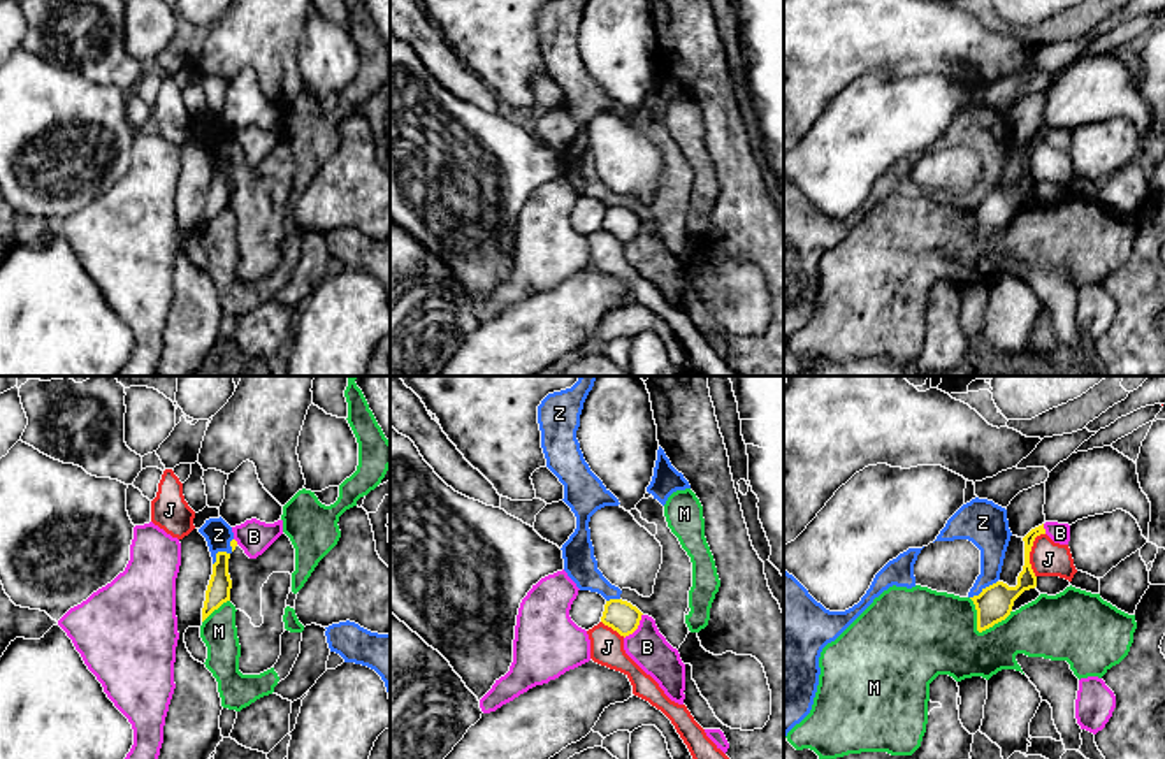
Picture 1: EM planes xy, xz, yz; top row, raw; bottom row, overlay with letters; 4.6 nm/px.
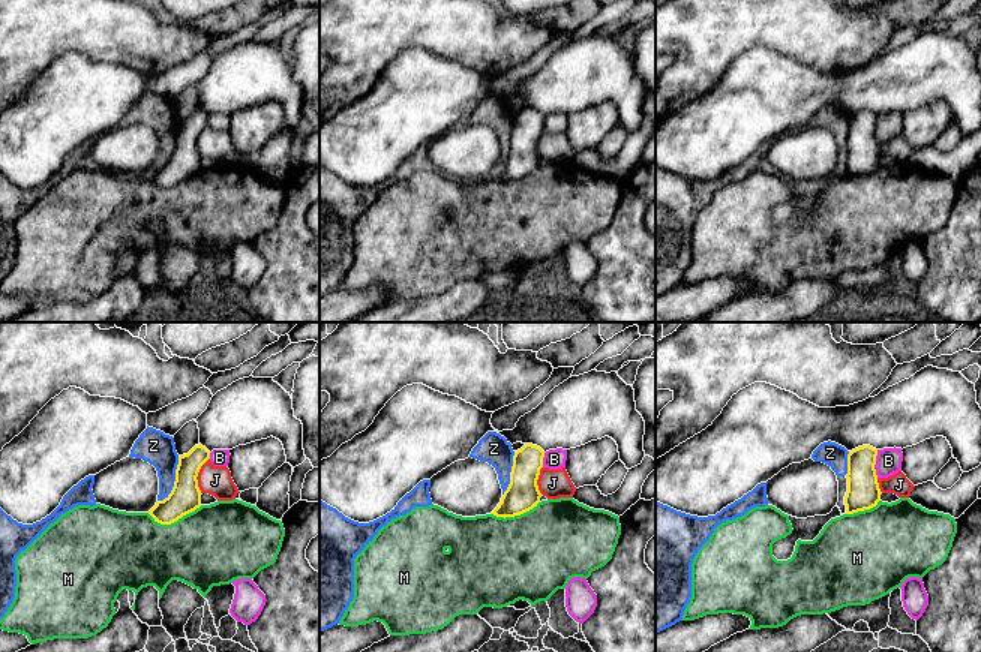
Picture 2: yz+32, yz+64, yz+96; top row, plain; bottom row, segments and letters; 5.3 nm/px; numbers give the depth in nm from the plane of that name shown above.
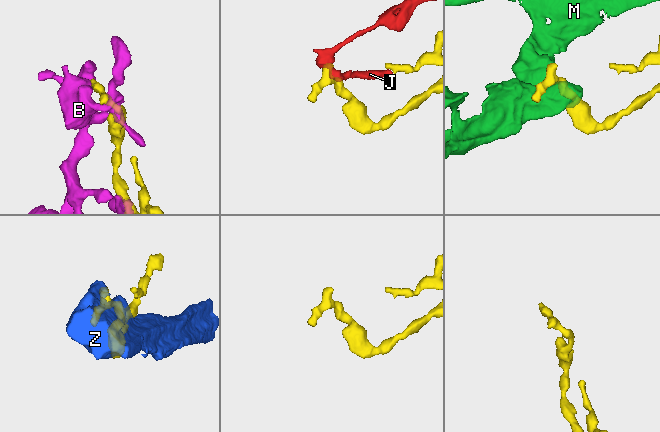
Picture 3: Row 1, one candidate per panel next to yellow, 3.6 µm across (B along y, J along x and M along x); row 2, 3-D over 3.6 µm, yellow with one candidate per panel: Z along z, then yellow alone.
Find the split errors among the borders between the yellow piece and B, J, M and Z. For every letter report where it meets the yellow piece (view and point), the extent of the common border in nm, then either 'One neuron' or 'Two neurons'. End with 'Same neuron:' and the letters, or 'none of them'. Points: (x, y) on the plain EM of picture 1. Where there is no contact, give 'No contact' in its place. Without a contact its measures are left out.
B: Touches yellow at xz (636, 234). Shared border 150 nm. Two neurons
J: Touches yellow at yz (1028, 160). Shared border 220 nm. Two neurons
M: Touches yellow at yz (979, 238). Shared border 220 nm. Two neurons
Z: Touches yellow at xy (224, 159). Shared border 160 nm. Two neurons
Same neuron: none of them

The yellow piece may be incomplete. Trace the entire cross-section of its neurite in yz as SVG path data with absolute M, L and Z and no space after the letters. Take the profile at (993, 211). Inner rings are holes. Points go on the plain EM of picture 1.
M1044 130L1031 135L1024 144L1024 172L1017 183L1017 192L1009 193L1003 188L996 188L986 195L979 202L970 204L977 216L977 237L982 239L995 230L1005 227L1014 213L1014 207L1030 195L1037 193L1037 183L1030 170L1030 158L1037 142L1046 141Z

